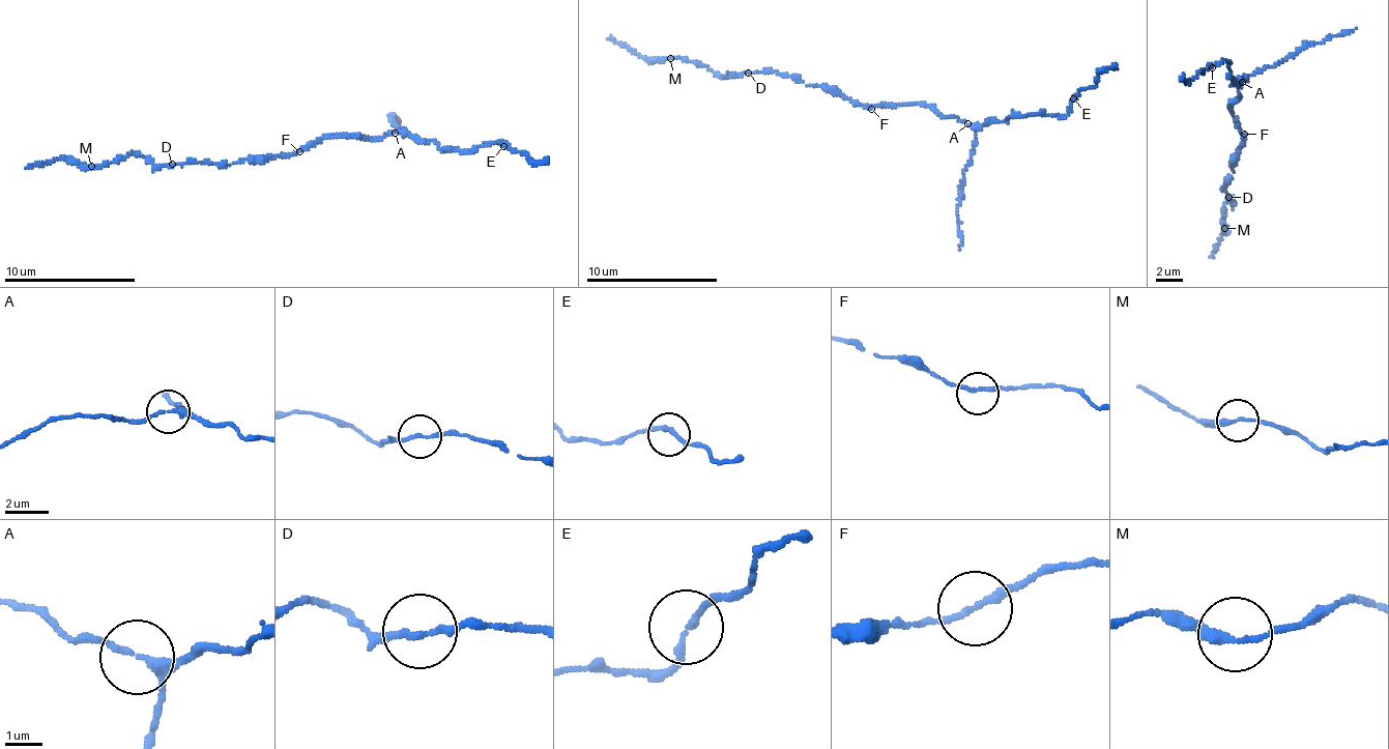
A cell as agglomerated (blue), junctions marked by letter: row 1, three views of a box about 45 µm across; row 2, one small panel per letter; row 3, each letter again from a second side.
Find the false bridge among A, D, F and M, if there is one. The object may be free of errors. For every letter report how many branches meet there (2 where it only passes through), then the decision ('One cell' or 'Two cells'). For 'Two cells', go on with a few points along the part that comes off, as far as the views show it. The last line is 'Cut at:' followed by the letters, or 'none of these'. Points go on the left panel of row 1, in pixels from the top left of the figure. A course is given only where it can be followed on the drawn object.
A: Branches: 3. One cell
D: Branches: 2. One cell
F: Branches: 2. One cell
M: Branches: 2. One cell
Cut at: none of these

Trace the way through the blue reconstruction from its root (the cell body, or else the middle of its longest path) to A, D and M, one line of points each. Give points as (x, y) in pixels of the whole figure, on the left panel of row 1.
A: (298, 150), (308, 149), (323, 138), (349, 137), (368, 140), (396, 133)
D: (298, 150), (279, 156), (250, 156), (230, 165), (172, 164)
M: (298, 150), (279, 156), (250, 156), (230, 165), (153, 166), (143, 155), (132, 154), (91, 166)

